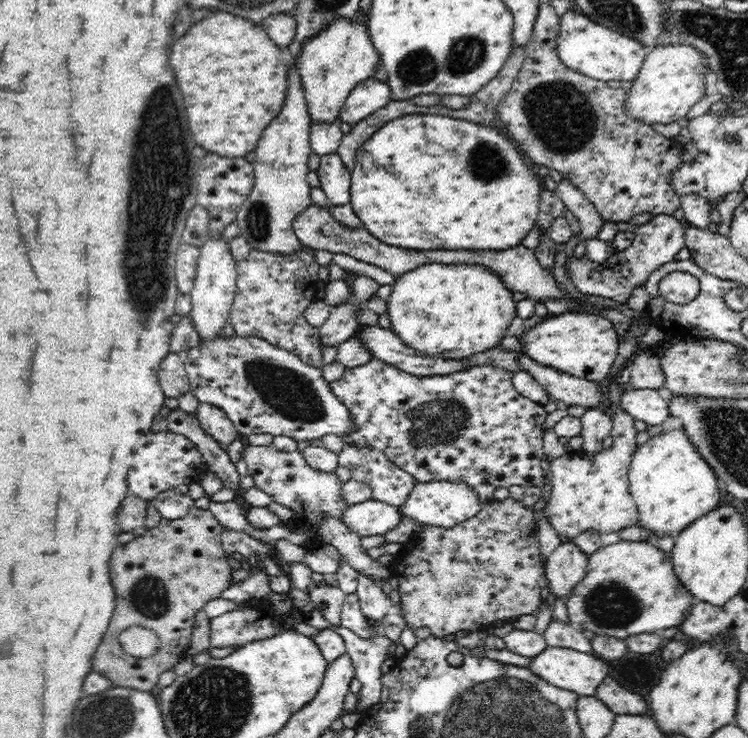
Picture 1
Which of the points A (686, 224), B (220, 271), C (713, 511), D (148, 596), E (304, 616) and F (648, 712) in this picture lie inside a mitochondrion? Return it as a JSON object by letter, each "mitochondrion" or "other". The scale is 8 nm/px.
{"A":"other","B":"other","C":"other","D":"mitochondrion","E":"other","F":"other"}

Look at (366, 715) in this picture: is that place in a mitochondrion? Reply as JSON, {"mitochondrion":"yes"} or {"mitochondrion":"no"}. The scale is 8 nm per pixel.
{"mitochondrion":"no"}

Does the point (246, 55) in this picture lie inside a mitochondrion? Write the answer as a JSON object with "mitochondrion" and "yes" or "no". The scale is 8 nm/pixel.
{"mitochondrion":"no"}

